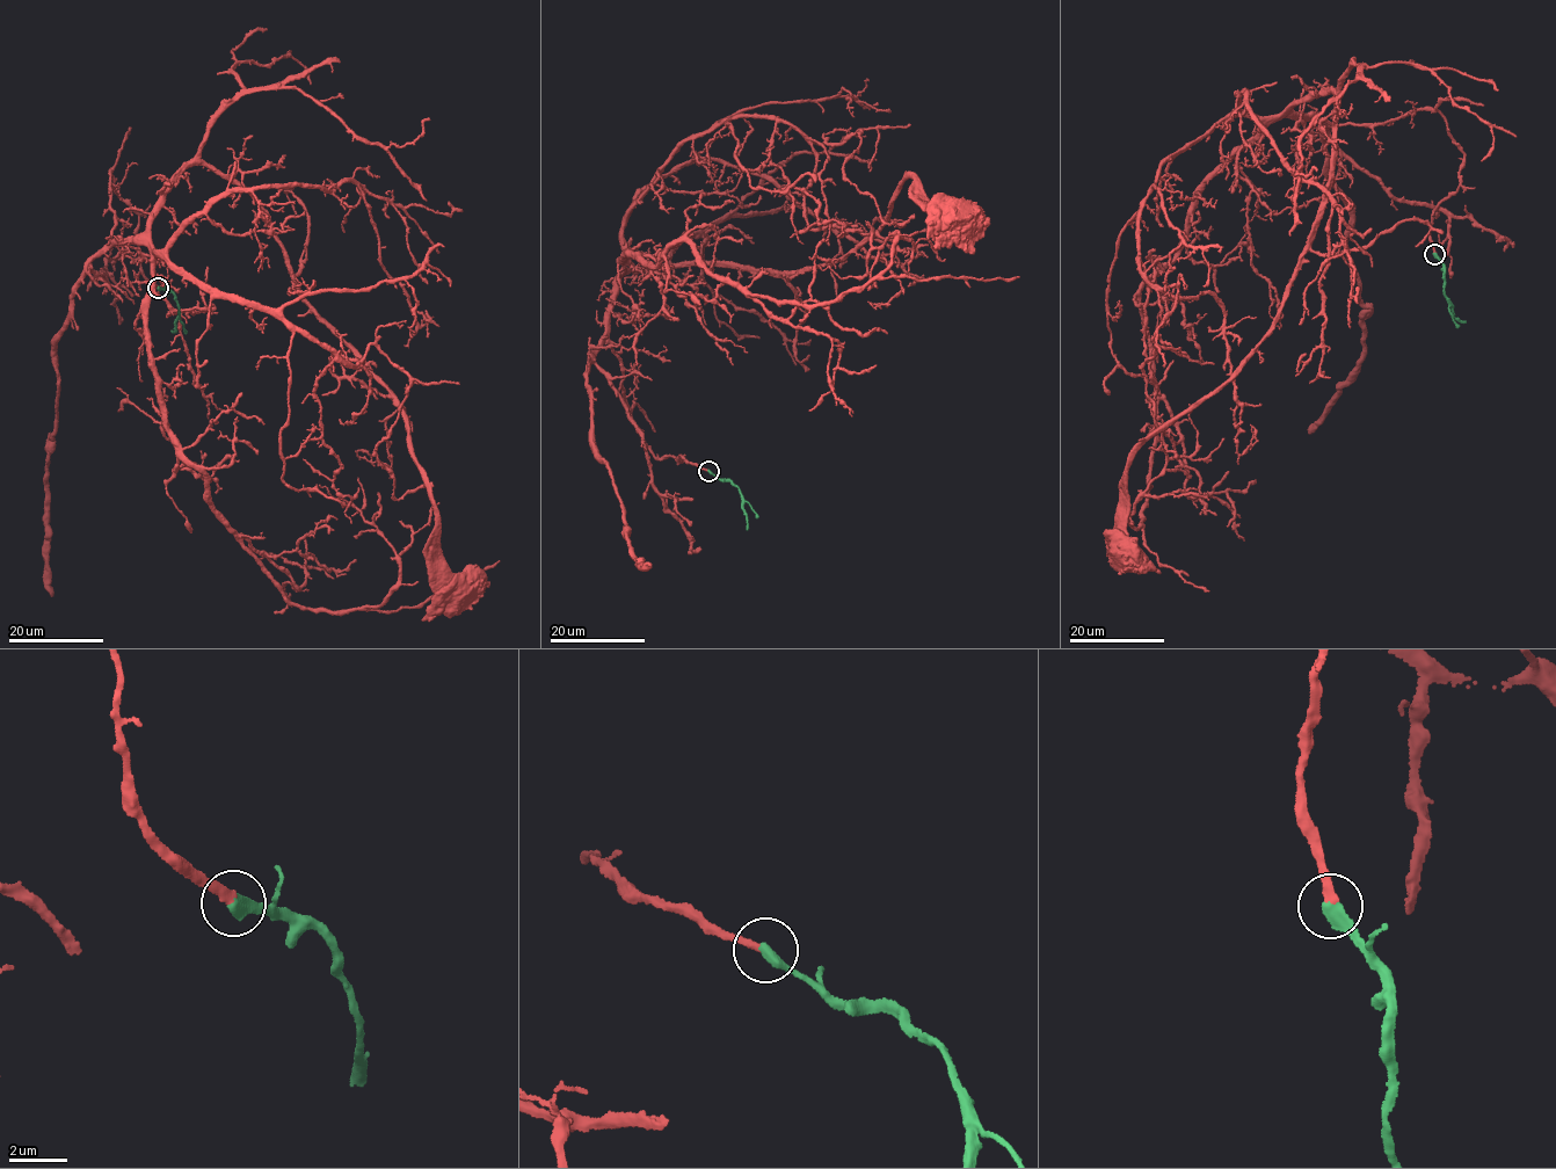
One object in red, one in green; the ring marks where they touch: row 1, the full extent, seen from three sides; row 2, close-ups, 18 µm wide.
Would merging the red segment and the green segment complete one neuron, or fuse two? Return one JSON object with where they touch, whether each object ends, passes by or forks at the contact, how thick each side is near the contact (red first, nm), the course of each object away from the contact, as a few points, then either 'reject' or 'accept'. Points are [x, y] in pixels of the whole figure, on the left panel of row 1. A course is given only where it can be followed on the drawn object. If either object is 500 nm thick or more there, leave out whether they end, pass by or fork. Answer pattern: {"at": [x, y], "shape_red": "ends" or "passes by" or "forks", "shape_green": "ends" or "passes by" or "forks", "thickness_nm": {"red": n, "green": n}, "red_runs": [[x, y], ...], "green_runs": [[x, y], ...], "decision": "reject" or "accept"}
{"at": [158, 288], "shape_red": "ends", "shape_green": "ends", "thickness_nm": {"red": 300, "green": 480}, "red_runs": [[158, 288], [109, 169], [114, 246], [208, 164], [256, 202], [297, 290], [397, 400], [458, 597]], "green_runs": [[158, 288], [174, 295], [177, 306], [175, 329], [172, 332]], "decision": "accept"}

